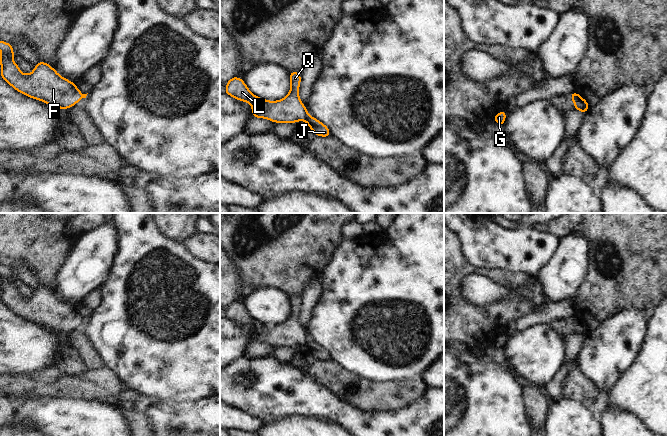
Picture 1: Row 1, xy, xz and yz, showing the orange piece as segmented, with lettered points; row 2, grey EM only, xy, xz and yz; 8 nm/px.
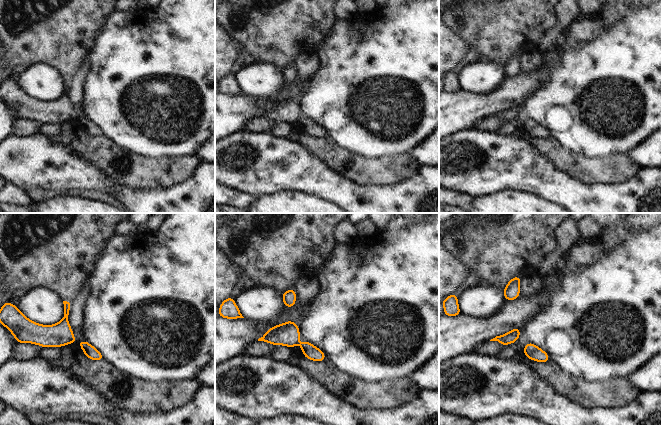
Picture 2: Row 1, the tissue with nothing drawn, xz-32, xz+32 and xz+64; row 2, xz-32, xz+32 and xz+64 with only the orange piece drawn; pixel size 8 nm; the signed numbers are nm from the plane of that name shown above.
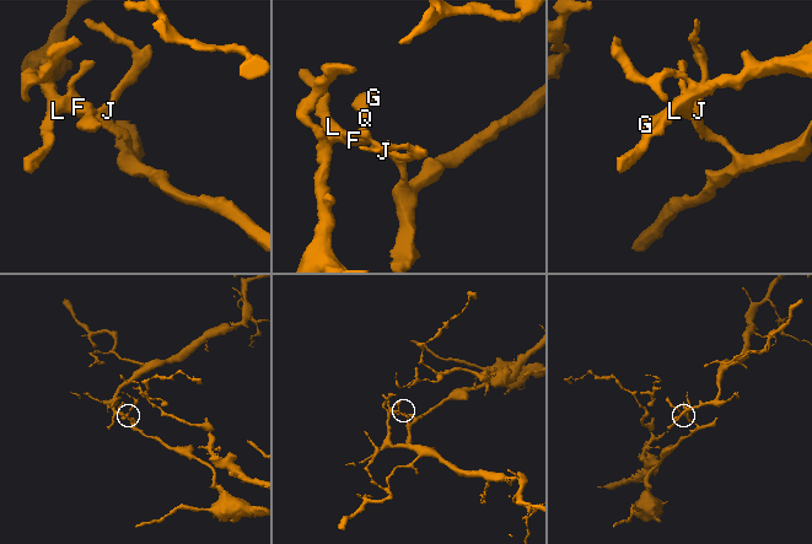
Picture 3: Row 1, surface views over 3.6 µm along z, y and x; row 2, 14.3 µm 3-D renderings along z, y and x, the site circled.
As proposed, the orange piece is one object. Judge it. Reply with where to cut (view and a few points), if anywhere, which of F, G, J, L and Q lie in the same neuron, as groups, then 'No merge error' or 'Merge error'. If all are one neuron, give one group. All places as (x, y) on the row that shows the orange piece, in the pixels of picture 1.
Split along xz (308, 114), (304, 119). Groups: F G L Q / J. Merge error.

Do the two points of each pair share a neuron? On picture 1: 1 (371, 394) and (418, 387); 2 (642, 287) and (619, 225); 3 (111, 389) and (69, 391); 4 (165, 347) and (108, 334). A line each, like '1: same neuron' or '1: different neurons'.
1: same neuron
2: same neuron
3: same neuron
4: same neuron

